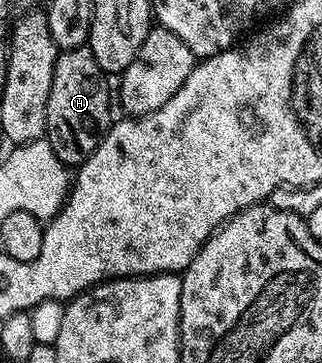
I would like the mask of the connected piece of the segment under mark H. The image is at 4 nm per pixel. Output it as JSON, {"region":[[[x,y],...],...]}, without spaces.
{"region":[[[88,47],[63,50],[57,55],[54,82],[50,82],[50,102],[46,102],[46,138],[62,163],[83,164],[114,123],[114,96],[108,93],[109,77],[98,66]]]}

